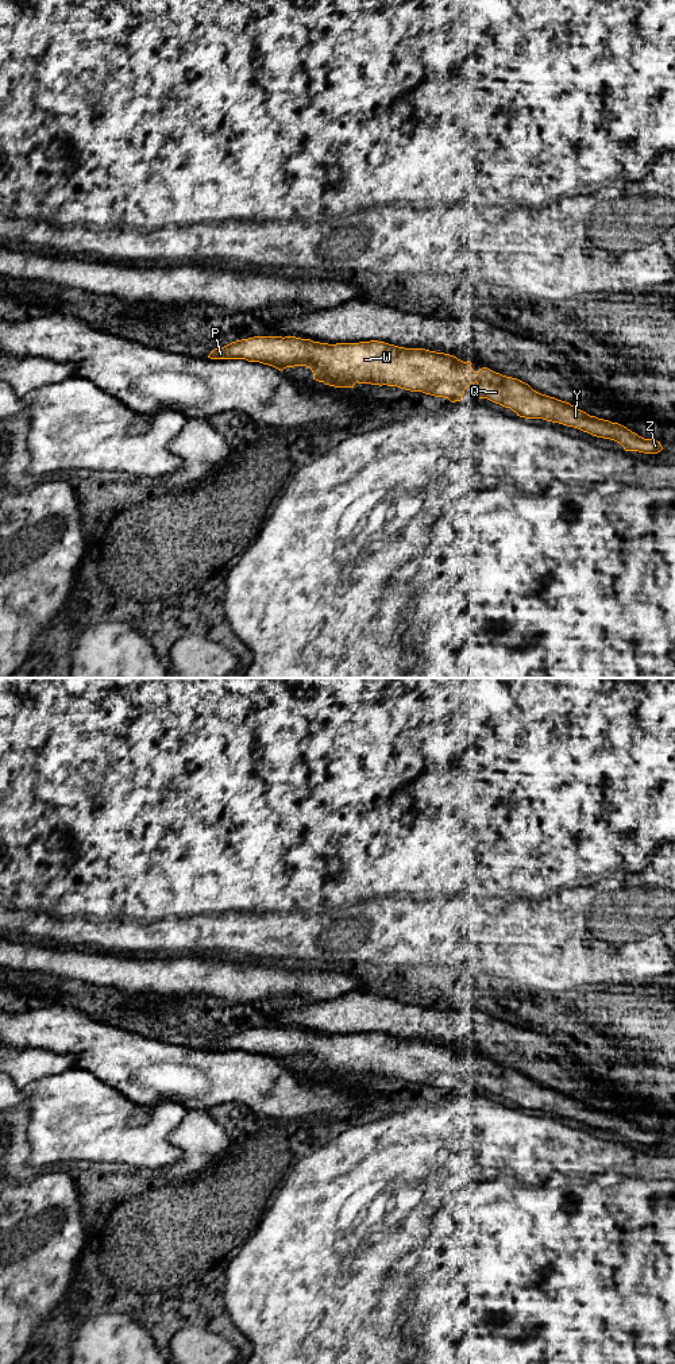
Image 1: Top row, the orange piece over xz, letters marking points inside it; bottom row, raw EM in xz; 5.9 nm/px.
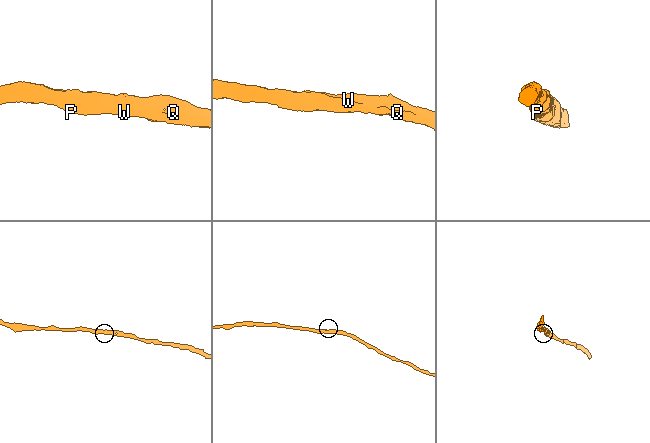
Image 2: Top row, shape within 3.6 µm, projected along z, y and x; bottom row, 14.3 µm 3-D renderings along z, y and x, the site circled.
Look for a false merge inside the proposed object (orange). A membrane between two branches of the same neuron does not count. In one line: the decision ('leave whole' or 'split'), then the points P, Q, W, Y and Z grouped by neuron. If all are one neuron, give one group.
leave whole; groups P Q W Y Z

